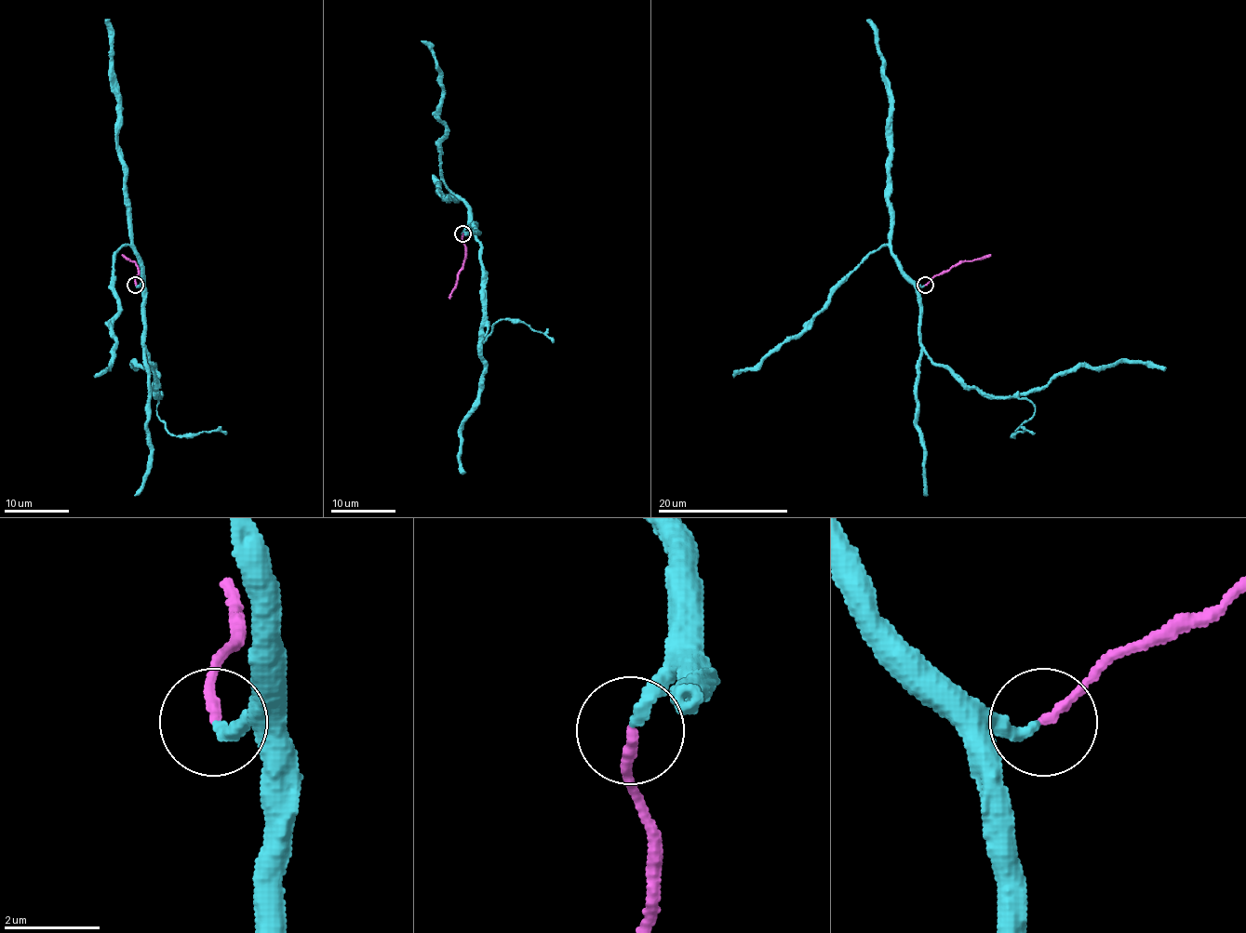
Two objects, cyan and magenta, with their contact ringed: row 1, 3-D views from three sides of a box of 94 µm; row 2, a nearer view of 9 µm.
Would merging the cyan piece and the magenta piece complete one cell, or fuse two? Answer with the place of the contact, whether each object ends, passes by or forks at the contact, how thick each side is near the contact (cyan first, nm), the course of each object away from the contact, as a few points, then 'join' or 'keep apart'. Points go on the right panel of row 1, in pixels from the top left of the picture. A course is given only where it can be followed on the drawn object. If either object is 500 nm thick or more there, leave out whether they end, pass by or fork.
place (925, 285); cyan ends; magenta ends; calibres 260 and 200 nm; course cyan (924, 286), (920, 349), (989, 394), (1028, 394), (1058, 375), (1115, 362), (1165, 370); course magenta (926, 286), (935, 275), (965, 260), (991, 254); join

